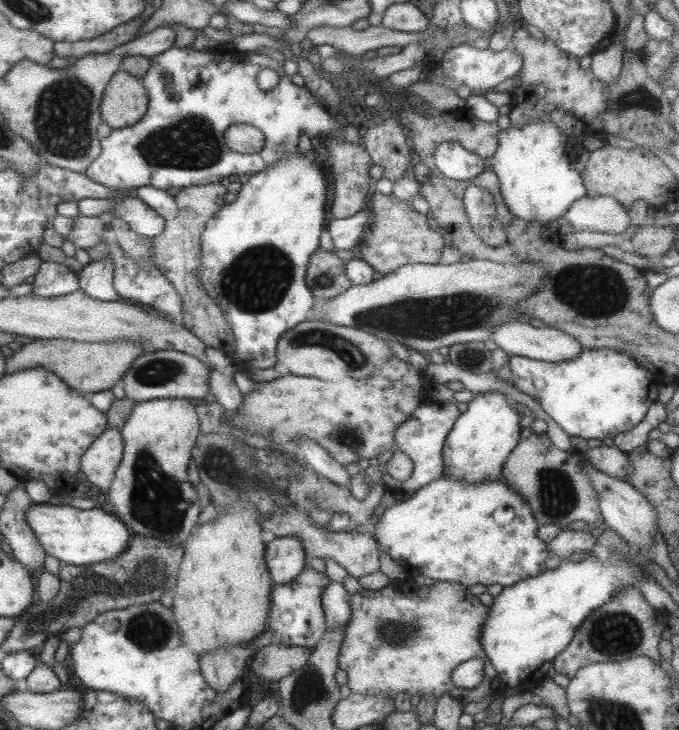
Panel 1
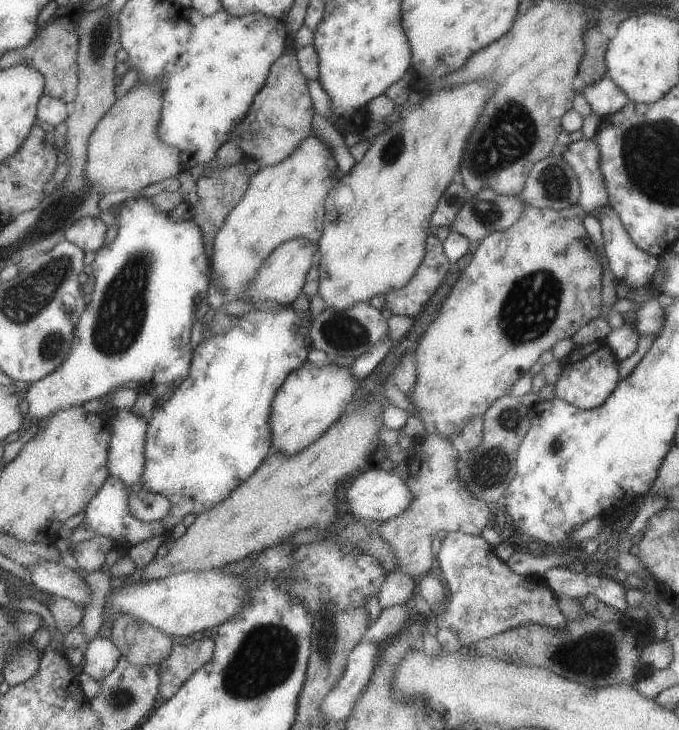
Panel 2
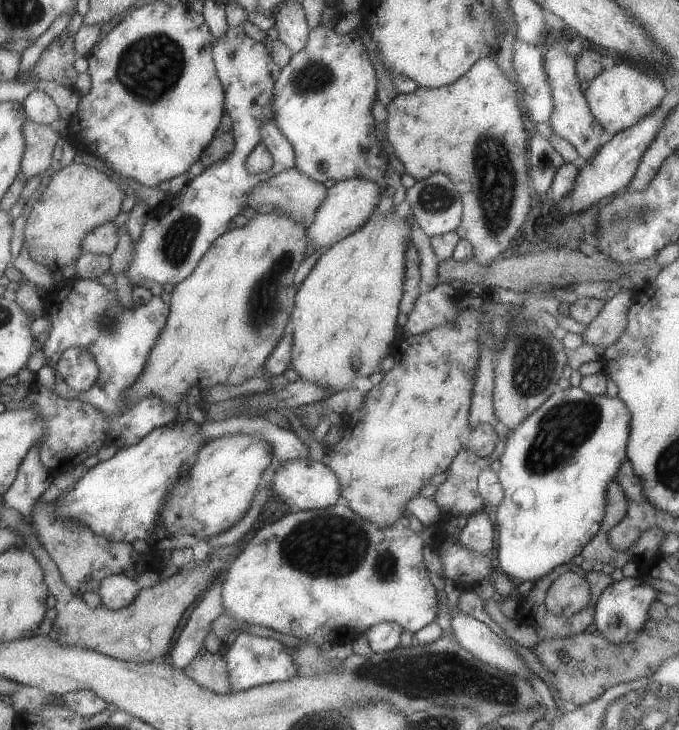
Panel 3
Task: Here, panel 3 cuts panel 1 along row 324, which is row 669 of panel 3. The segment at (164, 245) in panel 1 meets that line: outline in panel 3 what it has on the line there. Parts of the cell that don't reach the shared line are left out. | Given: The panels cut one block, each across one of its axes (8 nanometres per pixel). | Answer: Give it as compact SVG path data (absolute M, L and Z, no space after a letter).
M202 651L190 664L183 668L185 675L205 689L221 695L233 692L231 687L227 658L222 651L210 653Z

